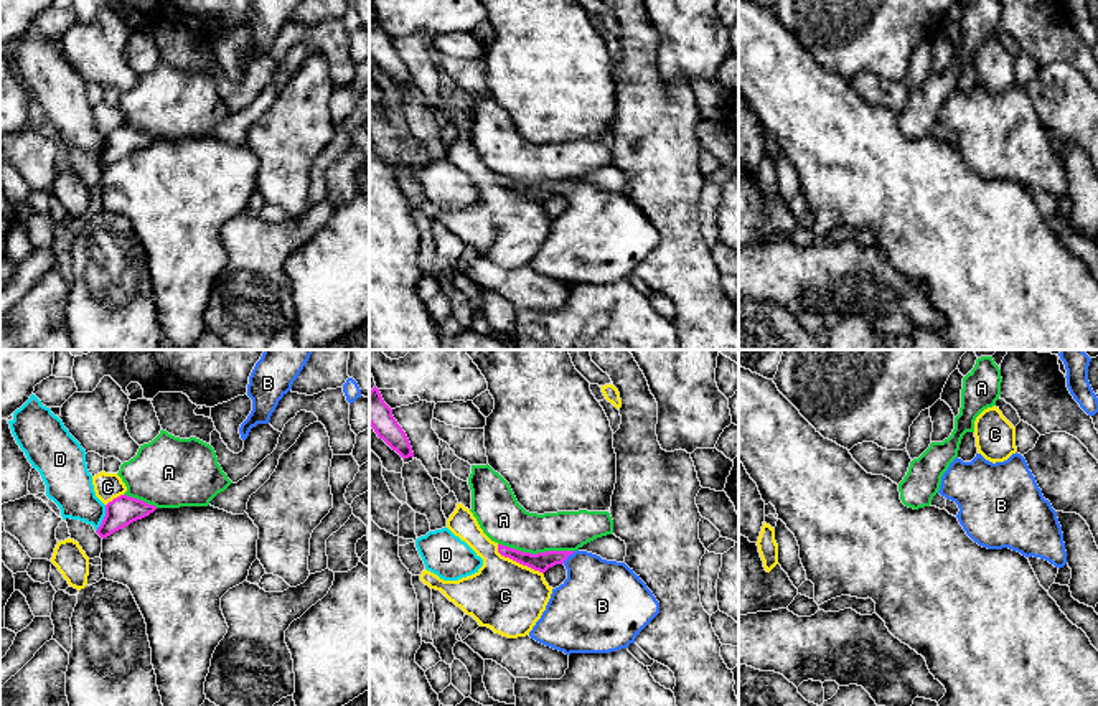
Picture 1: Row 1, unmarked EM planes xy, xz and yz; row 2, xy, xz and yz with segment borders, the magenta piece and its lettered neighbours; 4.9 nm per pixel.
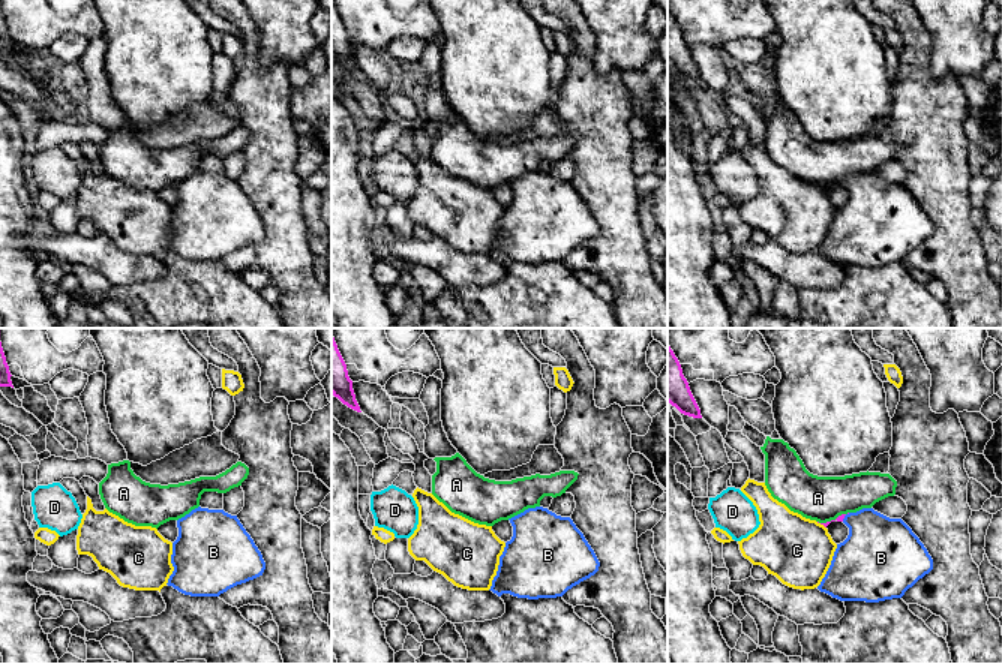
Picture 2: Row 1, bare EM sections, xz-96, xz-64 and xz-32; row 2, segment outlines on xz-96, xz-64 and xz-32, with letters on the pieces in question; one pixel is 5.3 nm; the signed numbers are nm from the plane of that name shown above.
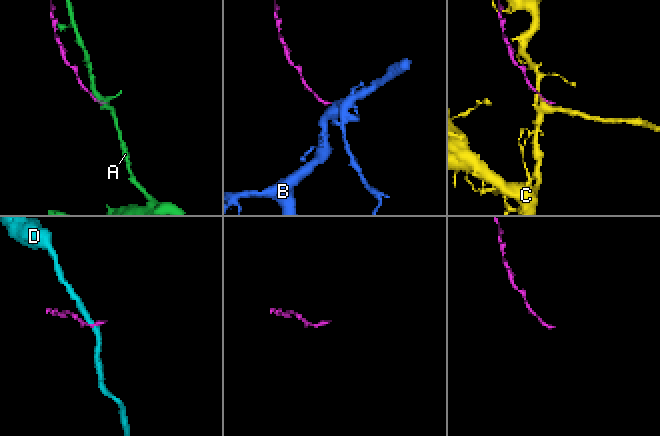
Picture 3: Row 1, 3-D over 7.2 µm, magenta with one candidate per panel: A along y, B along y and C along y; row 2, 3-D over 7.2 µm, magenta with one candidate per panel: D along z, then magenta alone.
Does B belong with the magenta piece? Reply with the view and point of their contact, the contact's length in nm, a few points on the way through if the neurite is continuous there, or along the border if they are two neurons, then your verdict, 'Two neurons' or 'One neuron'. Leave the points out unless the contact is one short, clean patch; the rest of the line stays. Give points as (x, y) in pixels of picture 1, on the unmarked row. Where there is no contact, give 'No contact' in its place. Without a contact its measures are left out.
Touches magenta at xz (566, 188). Shared border 90 nm. Path across: xz (541, 192), (566, 188), (592, 215), (599, 228). One neuron

